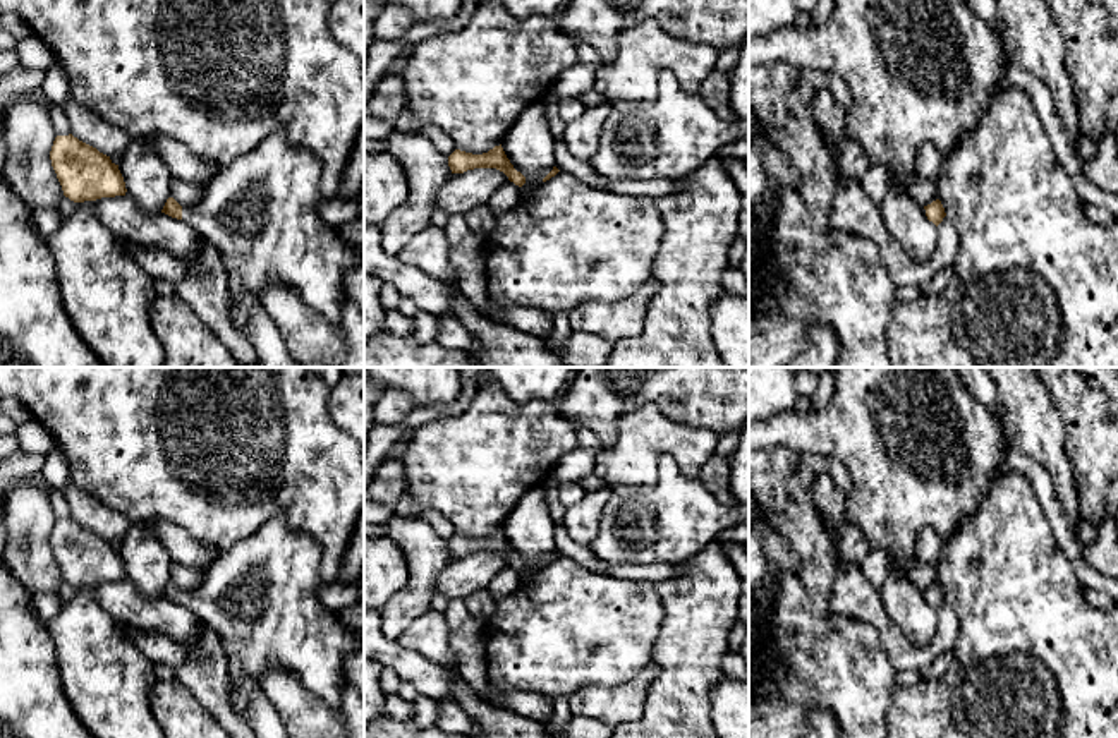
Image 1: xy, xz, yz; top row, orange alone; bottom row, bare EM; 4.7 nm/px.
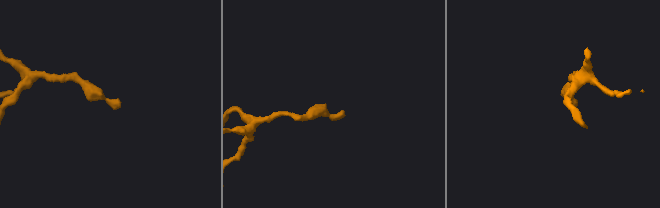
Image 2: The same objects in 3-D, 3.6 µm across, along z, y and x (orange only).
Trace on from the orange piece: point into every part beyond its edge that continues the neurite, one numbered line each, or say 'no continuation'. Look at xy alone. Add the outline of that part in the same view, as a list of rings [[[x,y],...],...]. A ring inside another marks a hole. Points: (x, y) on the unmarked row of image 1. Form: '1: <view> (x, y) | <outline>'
1: xy (260, 596) | [[[278,513],[249,537],[220,551],[197,590],[182,592],[182,604],[223,642],[230,704],[237,714],[246,712],[251,693],[261,690],[261,678],[271,668],[290,671],[304,690],[338,711],[347,680],[345,656],[357,650],[362,638],[340,620],[338,611],[328,611],[318,601],[316,590],[325,584],[319,563],[316,539],[294,530]]]

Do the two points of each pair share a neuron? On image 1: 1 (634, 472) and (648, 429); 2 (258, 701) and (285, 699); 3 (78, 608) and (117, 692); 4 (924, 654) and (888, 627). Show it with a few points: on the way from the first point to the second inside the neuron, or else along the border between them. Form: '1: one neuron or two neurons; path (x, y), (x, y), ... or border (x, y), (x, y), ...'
1: one neuron; path (634, 462), (634, 453), (643, 440)
2: two neurons; border (261, 689), (282, 719)
3: one neuron; path (83, 629), (103, 671)
4: one neuron; path (914, 654), (893, 637)

